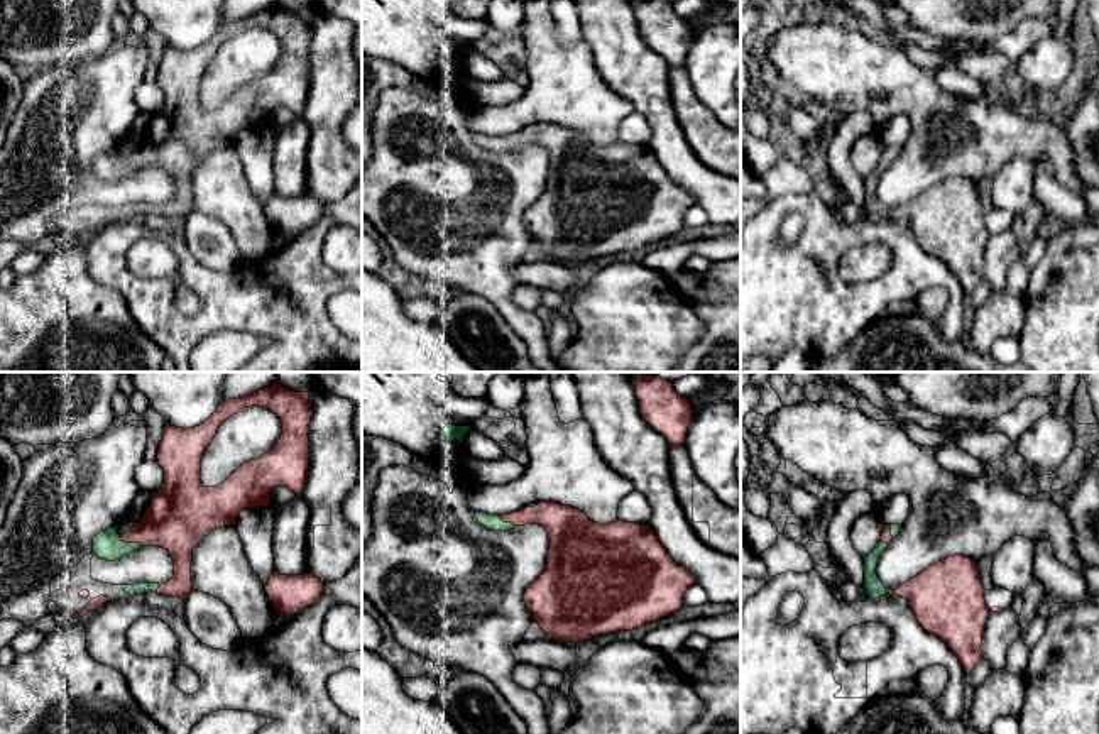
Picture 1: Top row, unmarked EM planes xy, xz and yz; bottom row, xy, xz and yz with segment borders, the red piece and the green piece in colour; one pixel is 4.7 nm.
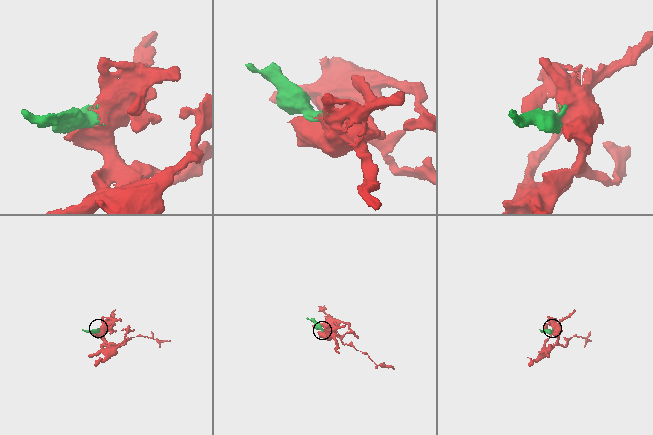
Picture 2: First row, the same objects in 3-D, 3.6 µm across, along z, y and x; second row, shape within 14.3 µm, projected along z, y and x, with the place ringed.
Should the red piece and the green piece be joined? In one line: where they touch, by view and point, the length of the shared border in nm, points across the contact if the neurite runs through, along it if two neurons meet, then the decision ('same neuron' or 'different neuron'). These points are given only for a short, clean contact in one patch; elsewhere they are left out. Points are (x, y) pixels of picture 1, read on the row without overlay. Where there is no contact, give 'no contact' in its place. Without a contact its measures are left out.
xy (131, 163) | 130 nm | across xy (178, 141), (142, 154), (131, 163), (107, 166) | same neuron

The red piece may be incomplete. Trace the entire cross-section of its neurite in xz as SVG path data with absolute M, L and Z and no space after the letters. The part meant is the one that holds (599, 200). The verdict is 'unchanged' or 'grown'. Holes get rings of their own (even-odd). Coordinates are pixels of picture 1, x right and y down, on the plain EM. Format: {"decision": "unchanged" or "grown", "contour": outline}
{"decision": "grown", "contour": "M556 123L529 125L500 137L475 132L475 140L492 152L526 145L541 145L546 151L546 188L526 211L524 223L550 260L577 266L659 242L683 228L685 213L697 205L695 196L671 179L649 145L599 145L585 134Z"}

